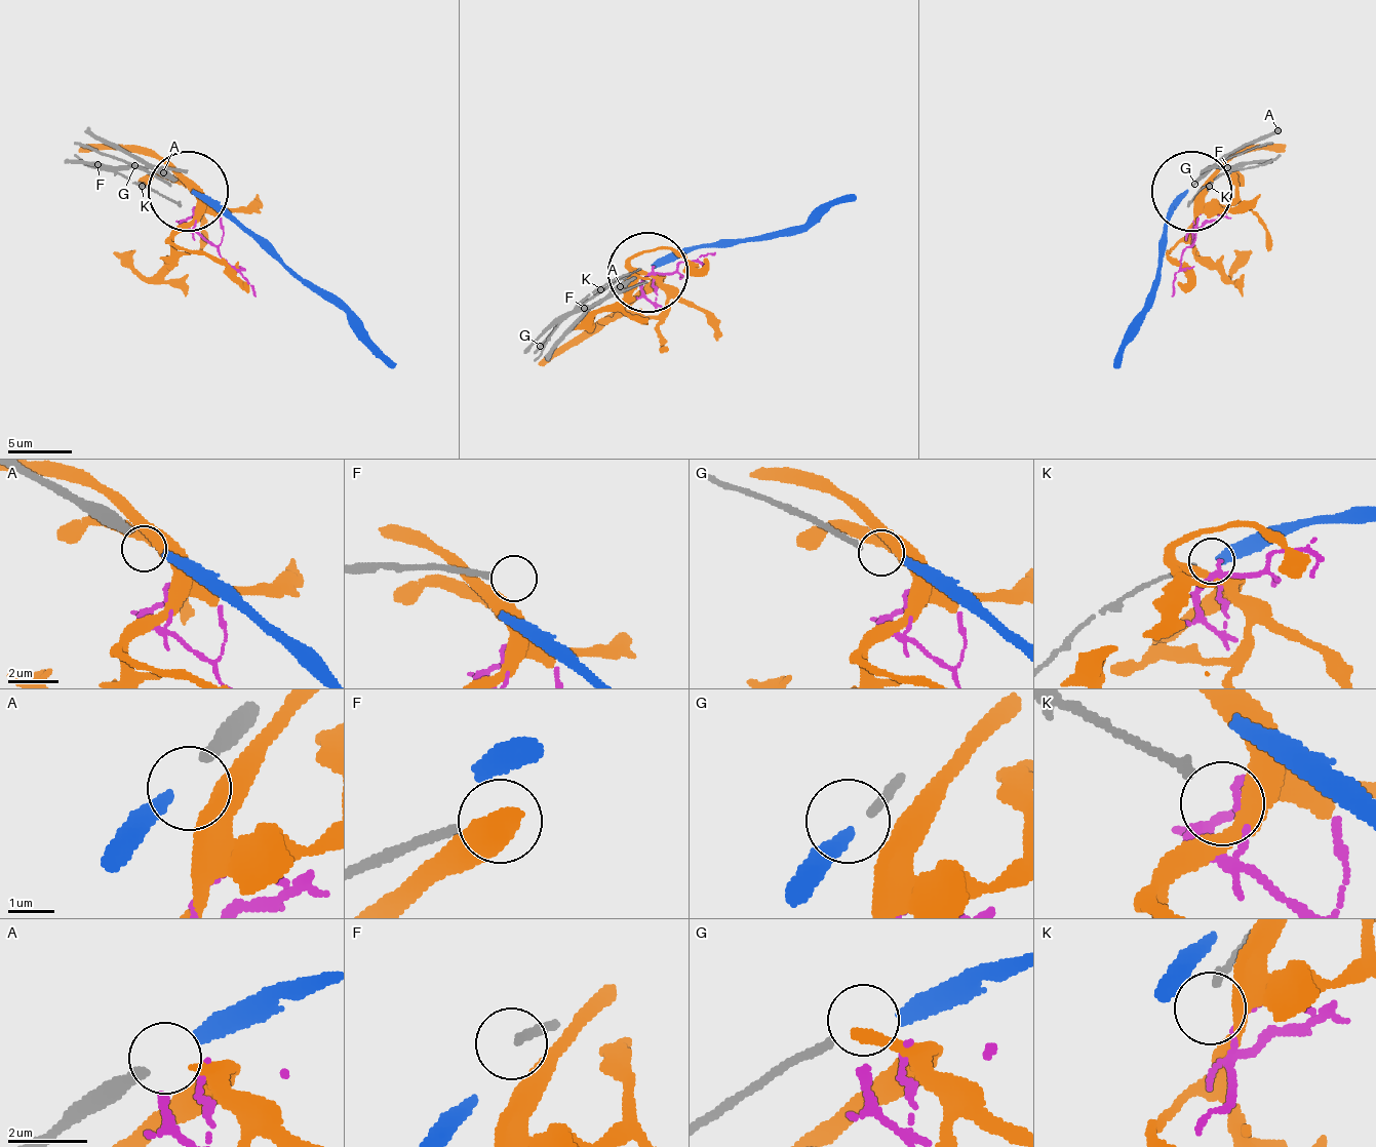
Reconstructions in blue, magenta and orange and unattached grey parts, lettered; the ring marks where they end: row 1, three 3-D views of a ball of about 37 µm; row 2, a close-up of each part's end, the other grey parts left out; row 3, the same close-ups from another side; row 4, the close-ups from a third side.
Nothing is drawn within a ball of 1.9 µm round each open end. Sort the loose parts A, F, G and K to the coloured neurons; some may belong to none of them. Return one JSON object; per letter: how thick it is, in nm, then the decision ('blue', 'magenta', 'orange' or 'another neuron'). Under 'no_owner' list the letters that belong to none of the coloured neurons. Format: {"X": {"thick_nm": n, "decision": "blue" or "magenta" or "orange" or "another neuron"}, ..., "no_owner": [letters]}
{"A": {"thick_nm": 320, "decision": "blue"}, "F": {"thick_nm": 200, "decision": "another neuron"}, "G": {"thick_nm": 200, "decision": "another neuron"}, "K": {"thick_nm": 190, "decision": "another neuron"}, "no_owner": ["F", "G", "K"]}

